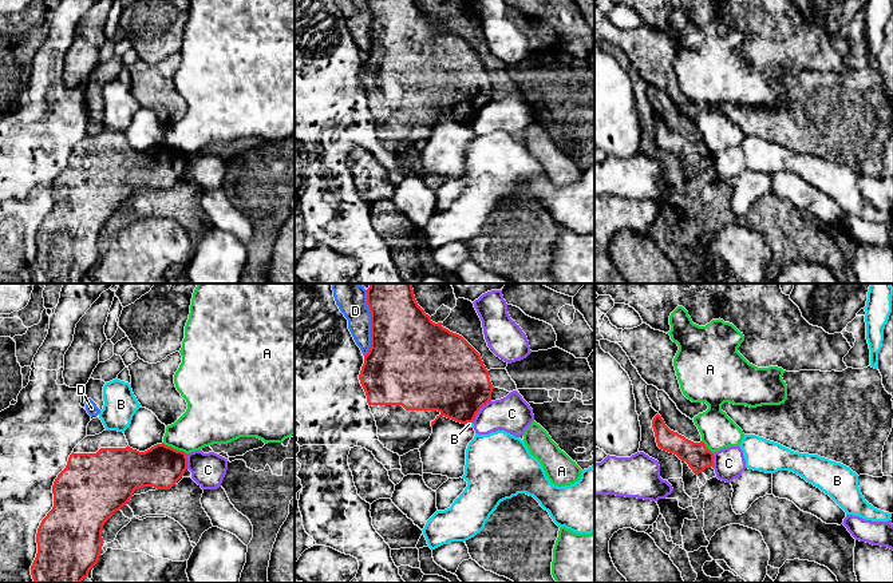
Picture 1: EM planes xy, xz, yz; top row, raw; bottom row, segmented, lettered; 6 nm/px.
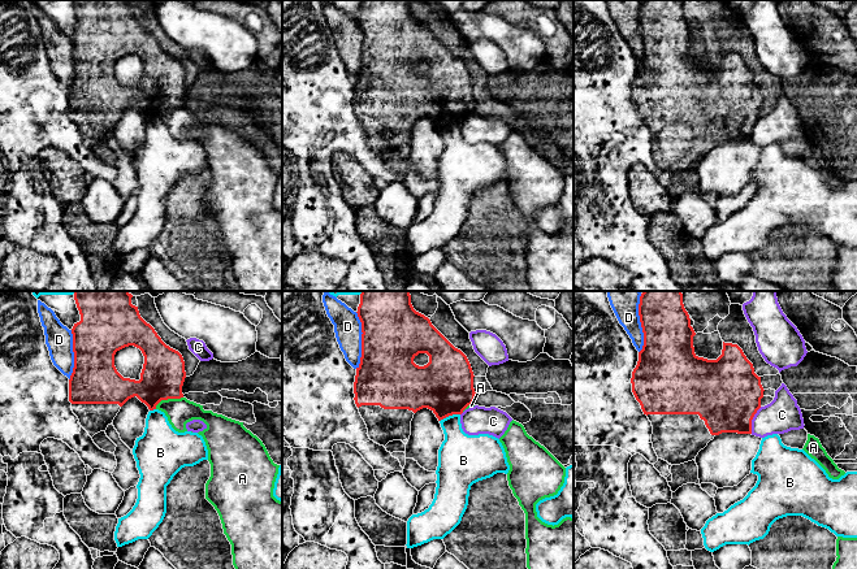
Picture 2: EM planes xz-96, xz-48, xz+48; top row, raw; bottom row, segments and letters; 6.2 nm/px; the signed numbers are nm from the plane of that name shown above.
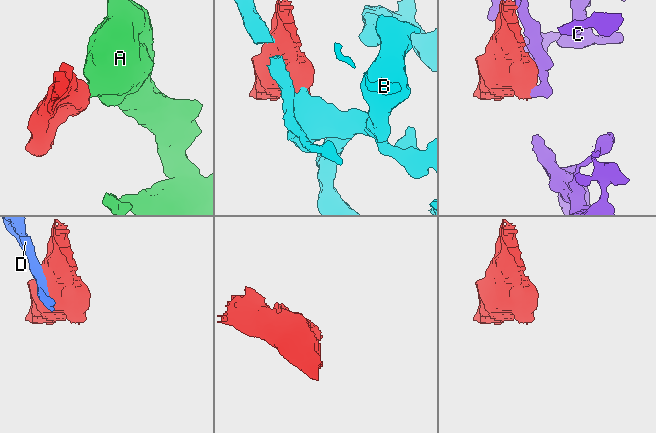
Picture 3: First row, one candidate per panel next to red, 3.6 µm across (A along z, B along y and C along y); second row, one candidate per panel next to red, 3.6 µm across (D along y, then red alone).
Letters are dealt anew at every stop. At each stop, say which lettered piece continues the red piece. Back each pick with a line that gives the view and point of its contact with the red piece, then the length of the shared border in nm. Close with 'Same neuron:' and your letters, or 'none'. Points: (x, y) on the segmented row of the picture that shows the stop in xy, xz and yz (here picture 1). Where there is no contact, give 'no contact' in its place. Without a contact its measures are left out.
Same neuron: none

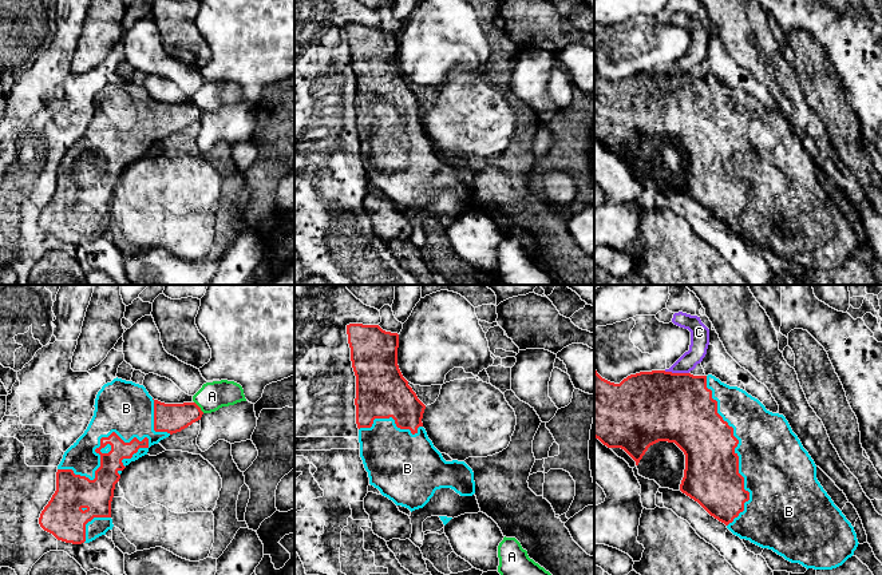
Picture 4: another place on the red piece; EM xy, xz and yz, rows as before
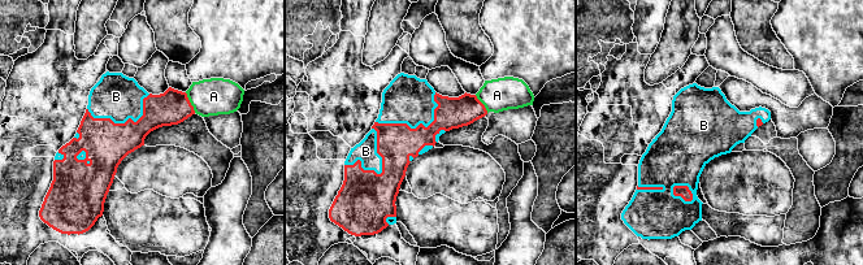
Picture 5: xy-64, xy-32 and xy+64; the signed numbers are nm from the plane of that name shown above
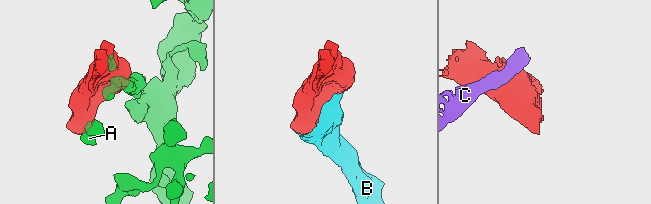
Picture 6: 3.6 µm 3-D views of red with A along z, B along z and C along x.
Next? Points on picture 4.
B: meets red in xy at (101, 452); contact 600 nm long
Same neuron: B

